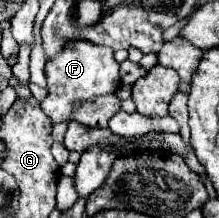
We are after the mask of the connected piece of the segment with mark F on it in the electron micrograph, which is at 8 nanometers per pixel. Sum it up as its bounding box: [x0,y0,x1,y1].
[41,40,121,122]

